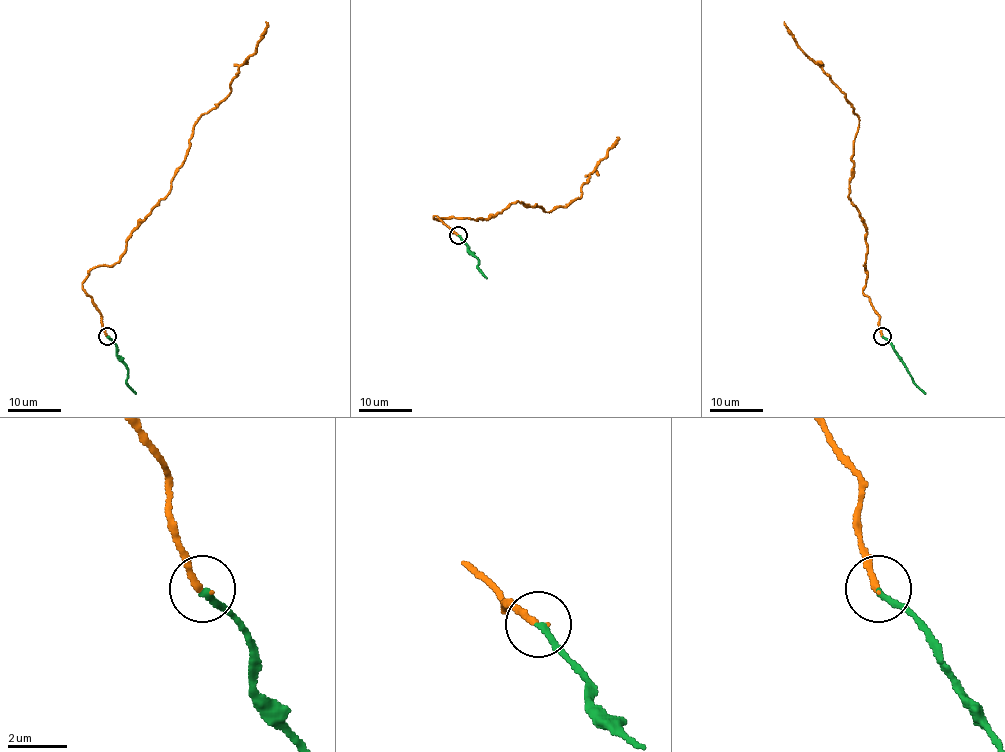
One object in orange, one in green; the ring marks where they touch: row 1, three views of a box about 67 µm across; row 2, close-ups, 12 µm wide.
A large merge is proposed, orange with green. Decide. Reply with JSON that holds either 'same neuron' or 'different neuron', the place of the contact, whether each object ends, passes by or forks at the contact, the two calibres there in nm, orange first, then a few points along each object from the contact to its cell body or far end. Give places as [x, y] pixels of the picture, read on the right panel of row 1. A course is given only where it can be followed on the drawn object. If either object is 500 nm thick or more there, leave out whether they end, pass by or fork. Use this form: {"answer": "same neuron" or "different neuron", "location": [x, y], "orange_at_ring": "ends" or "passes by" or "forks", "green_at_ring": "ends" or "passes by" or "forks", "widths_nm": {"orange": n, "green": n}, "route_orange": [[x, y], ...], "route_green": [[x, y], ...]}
{"answer": "same neuron", "location": [882, 336], "orange_at_ring": "ends", "green_at_ring": "ends", "widths_nm": {"orange": 220, "green": 200}, "route_orange": [[882, 336], [879, 315], [863, 293], [866, 225], [848, 194], [859, 122], [854, 107], [803, 52], [784, 21]], "route_green": [[882, 336], [891, 344], [915, 384], [925, 394]]}

